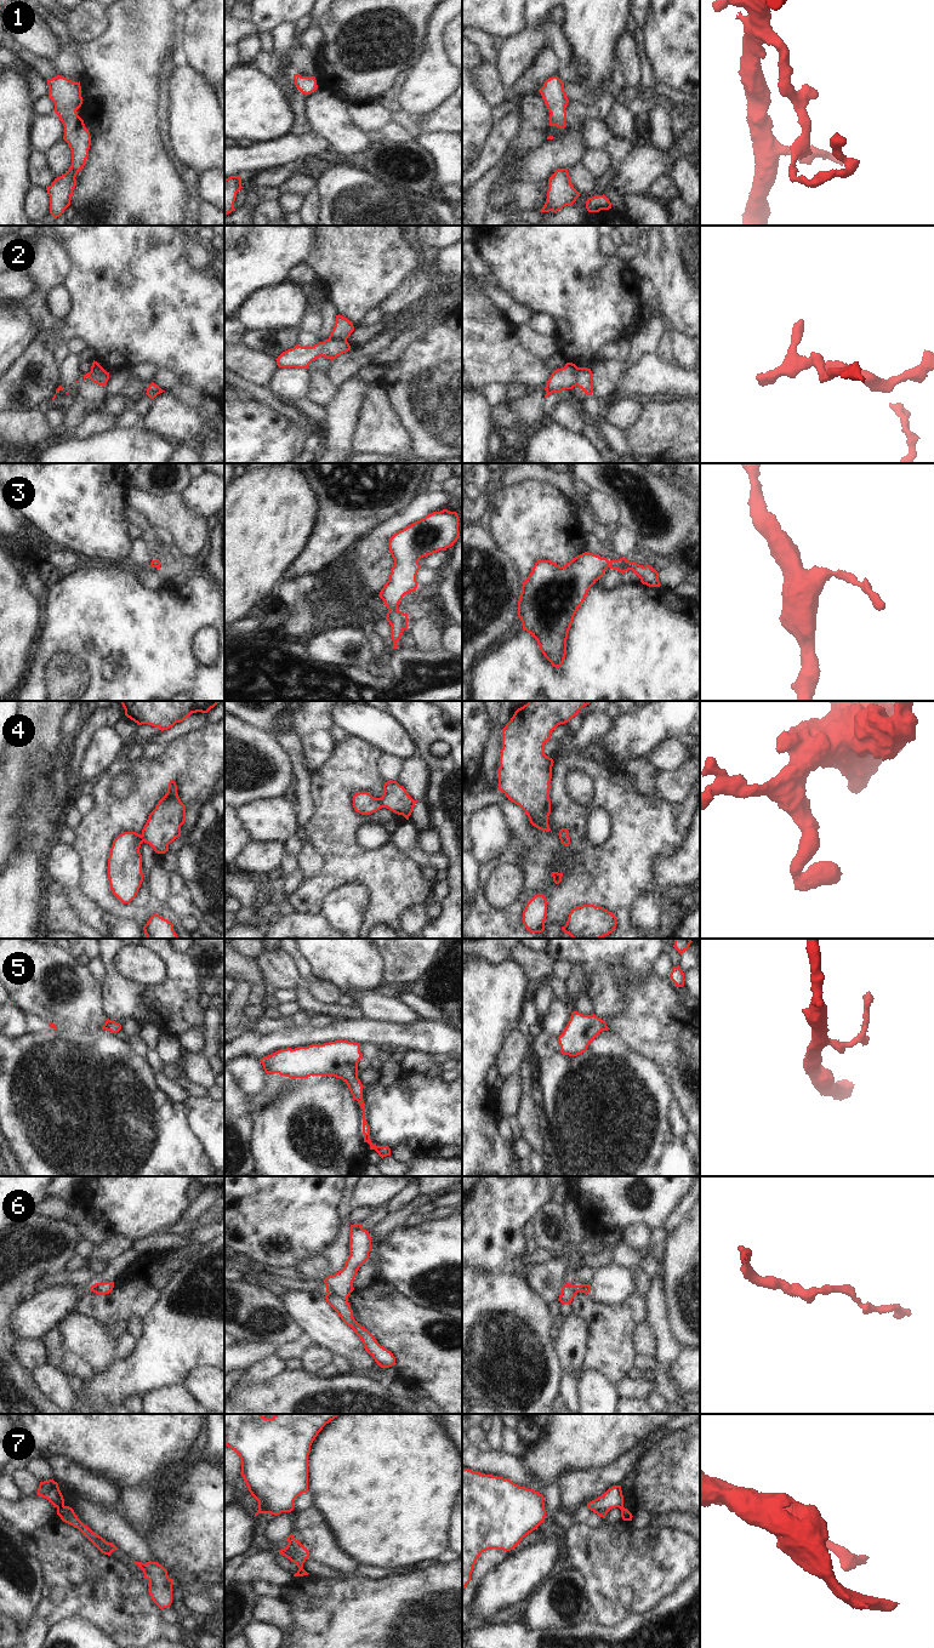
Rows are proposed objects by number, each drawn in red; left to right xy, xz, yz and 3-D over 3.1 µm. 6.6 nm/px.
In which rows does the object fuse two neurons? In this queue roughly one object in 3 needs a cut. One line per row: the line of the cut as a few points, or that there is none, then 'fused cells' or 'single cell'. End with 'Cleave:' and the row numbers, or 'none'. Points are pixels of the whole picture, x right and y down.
1: no cut | single cell
2: xz (329, 338), (346, 341) | fused cells
3: no cut | single cell
4: no cut | single cell
5: no cut | single cell
6: no cut | single cell
7: xy (63, 1505), (57, 1507) | fused cells
Cleave: 2, 7

